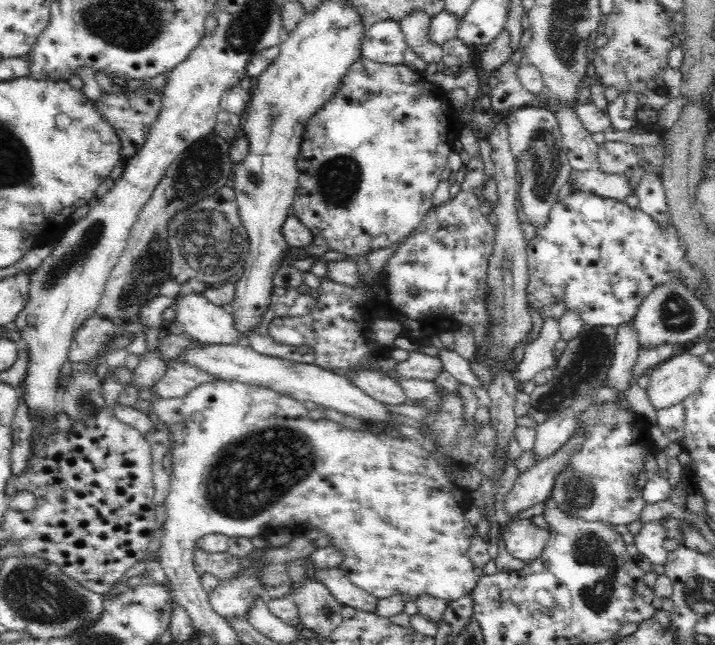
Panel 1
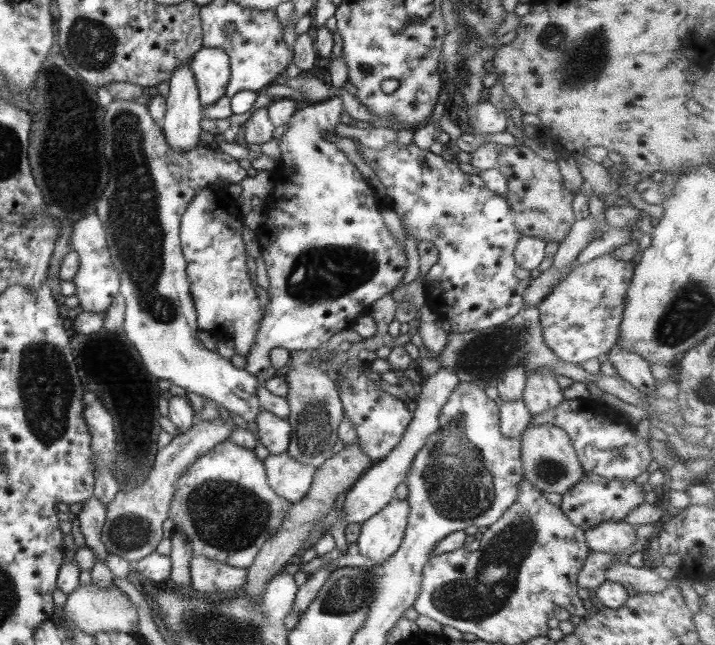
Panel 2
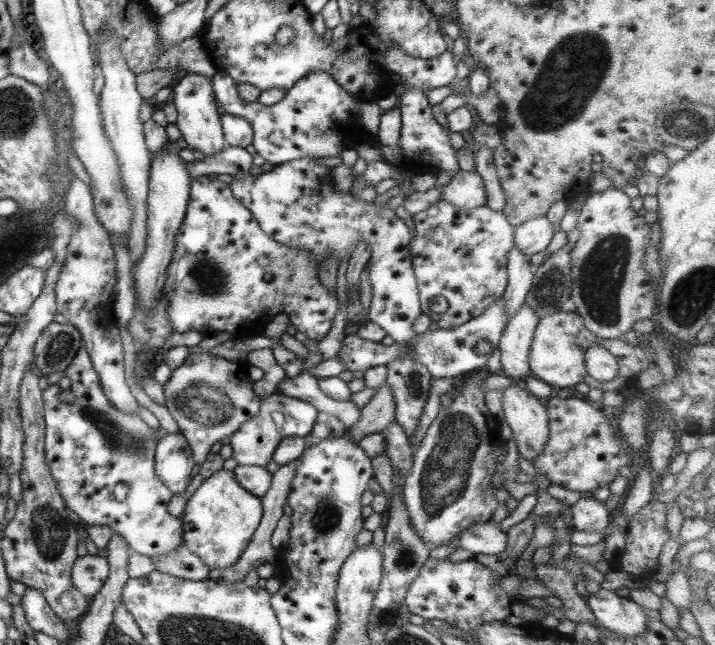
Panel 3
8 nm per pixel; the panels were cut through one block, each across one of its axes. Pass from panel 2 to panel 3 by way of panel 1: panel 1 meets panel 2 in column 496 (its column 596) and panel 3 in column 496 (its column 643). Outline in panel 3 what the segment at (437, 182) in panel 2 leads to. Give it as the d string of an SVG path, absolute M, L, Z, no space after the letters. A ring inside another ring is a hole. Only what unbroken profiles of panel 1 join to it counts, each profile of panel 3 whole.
M439 200L434 207L417 213L410 220L413 221L414 232L409 238L409 255L418 290L420 313L435 322L439 329L444 330L458 328L479 317L499 299L506 287L505 264L507 252L514 244L514 227L507 222L504 211L493 211L487 205L467 210ZM433 296L443 296L449 305L442 315L434 315L429 310L429 299Z

